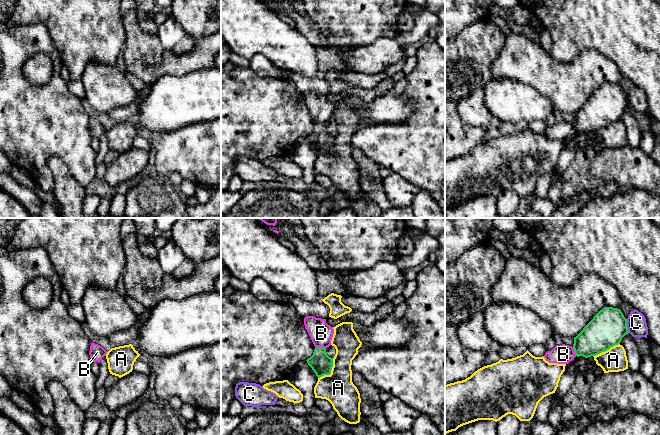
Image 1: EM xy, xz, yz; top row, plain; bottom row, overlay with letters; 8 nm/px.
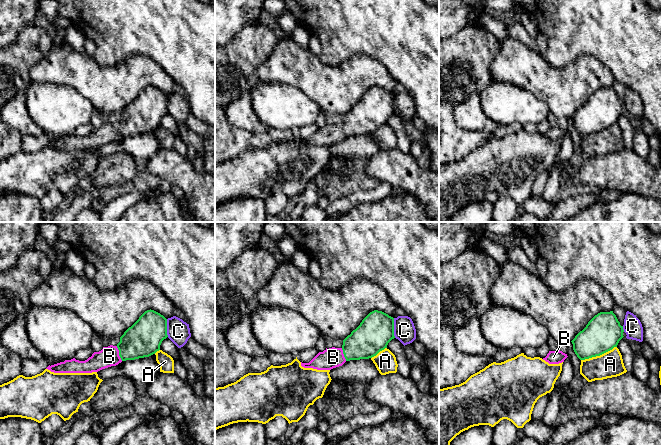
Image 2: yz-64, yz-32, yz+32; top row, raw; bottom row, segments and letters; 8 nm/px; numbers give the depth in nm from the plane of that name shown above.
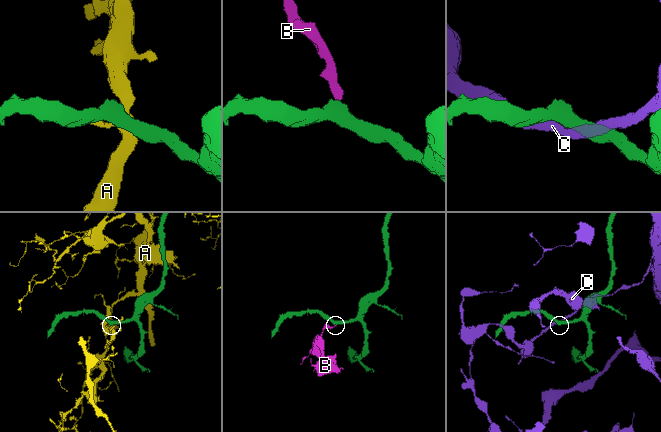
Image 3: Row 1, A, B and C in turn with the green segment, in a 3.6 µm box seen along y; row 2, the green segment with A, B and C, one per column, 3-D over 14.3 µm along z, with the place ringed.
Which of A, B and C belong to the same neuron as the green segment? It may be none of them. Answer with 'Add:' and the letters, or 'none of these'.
Add: B

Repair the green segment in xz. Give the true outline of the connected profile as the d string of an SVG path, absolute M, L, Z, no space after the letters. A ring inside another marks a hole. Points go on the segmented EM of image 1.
M307 316L304 318L307 330L314 346L313 355L306 361L318 378L330 375L333 367L333 358L329 357L326 348L331 345L334 329L326 323L326 319Z

